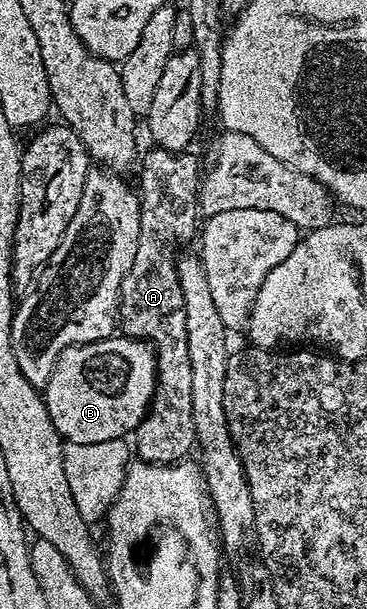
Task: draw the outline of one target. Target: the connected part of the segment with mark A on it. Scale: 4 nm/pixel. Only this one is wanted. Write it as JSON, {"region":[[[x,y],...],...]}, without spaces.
{"region":[[[149,148],[149,151],[142,153],[139,158],[139,170],[141,166],[141,186],[139,185],[139,197],[141,200],[141,231],[139,232],[139,240],[135,248],[135,260],[131,260],[131,268],[127,272],[127,276],[123,276],[123,284],[121,285],[121,299],[117,305],[119,315],[119,330],[126,338],[136,338],[143,342],[148,342],[157,355],[157,389],[153,392],[153,401],[149,407],[145,419],[133,431],[135,444],[133,450],[136,457],[149,463],[157,464],[176,464],[180,460],[186,459],[196,447],[197,437],[195,436],[195,420],[193,419],[193,409],[191,408],[191,360],[187,354],[187,324],[185,323],[185,305],[183,304],[183,290],[179,288],[179,272],[177,271],[177,259],[179,257],[180,248],[184,242],[189,242],[199,230],[199,207],[197,205],[197,192],[199,183],[203,173],[202,163],[197,163],[197,158],[193,152],[178,152],[175,150],[162,150],[160,148]]]}

